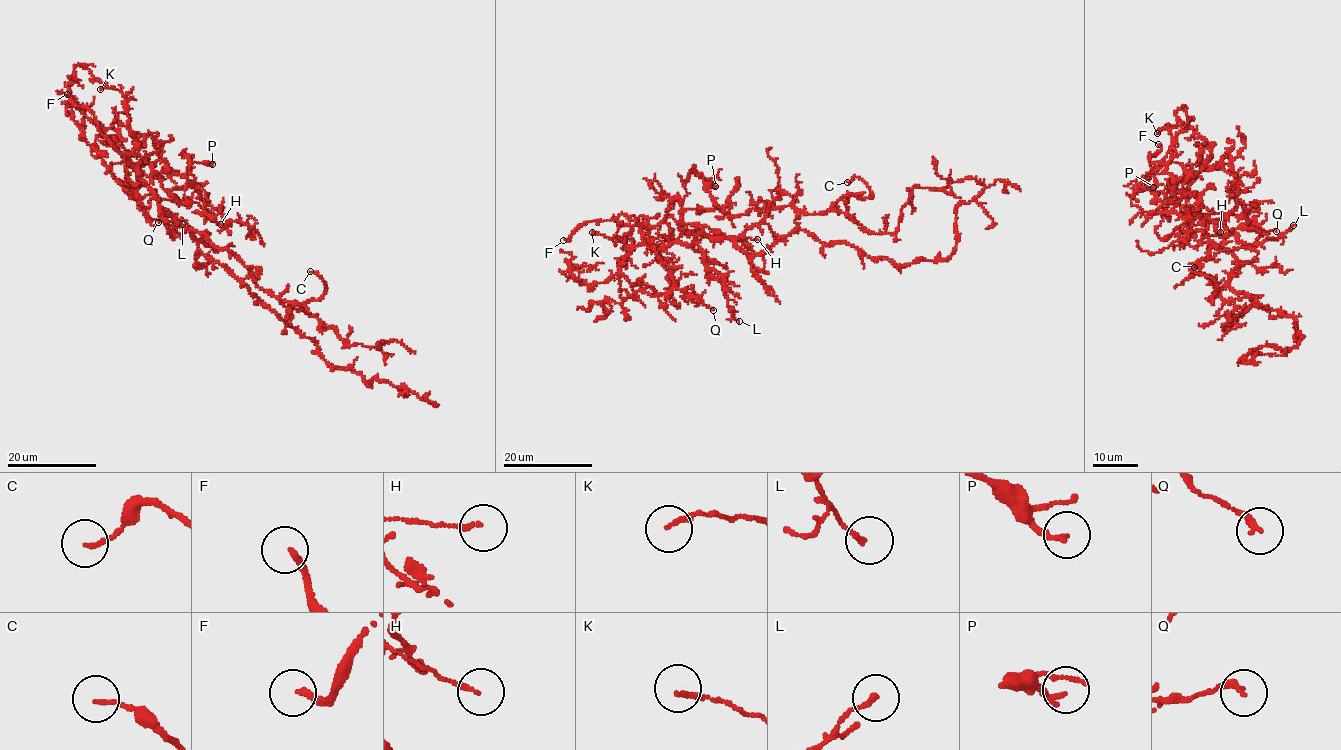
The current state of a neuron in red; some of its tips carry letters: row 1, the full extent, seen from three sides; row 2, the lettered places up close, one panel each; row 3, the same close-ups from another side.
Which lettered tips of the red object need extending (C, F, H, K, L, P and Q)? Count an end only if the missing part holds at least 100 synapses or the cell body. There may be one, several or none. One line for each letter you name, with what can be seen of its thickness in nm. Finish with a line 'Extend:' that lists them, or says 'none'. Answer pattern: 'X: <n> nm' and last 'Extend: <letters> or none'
F: 200 nm
Extend: F

